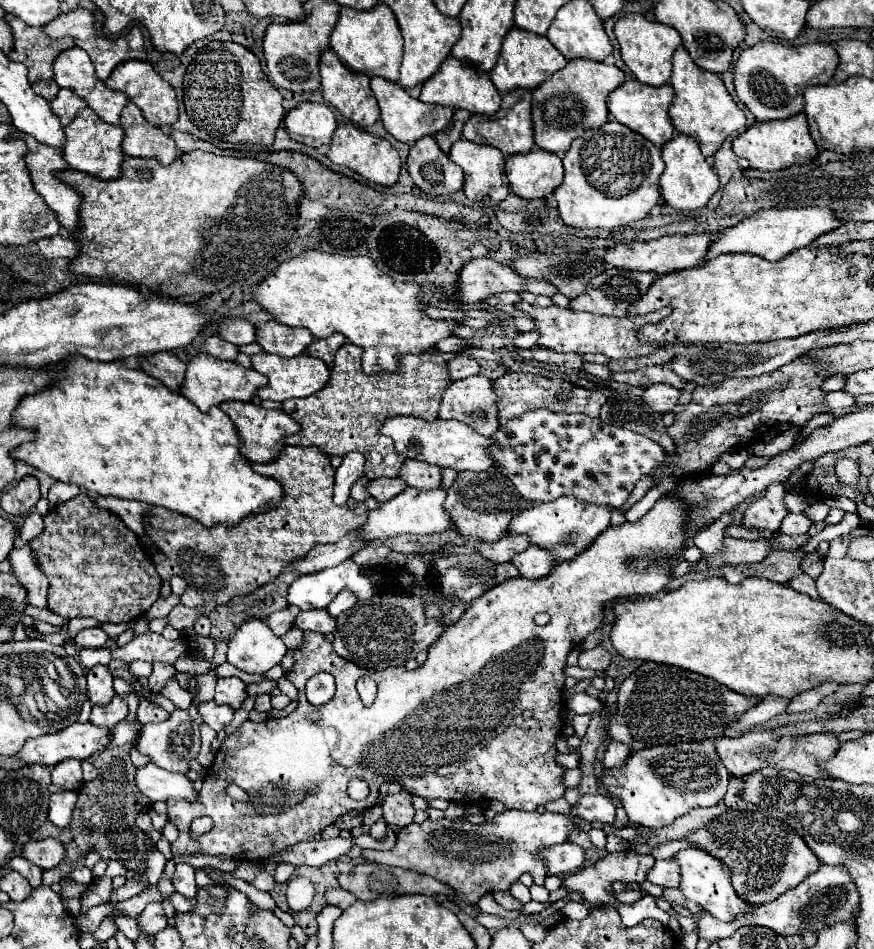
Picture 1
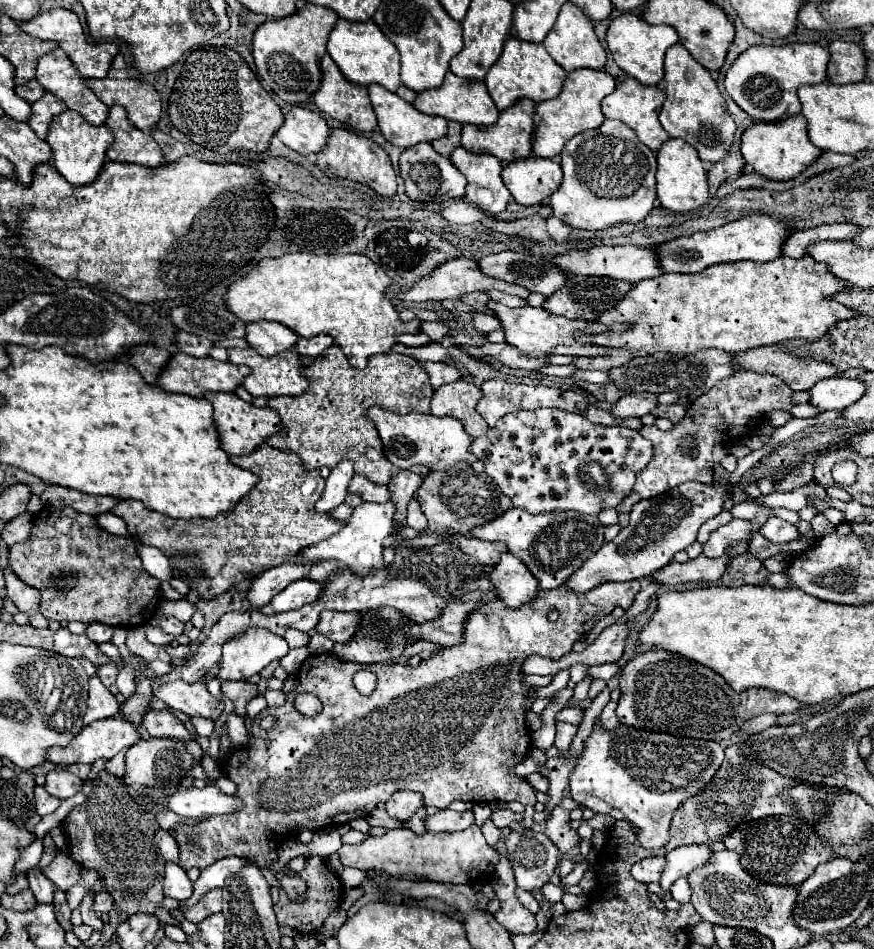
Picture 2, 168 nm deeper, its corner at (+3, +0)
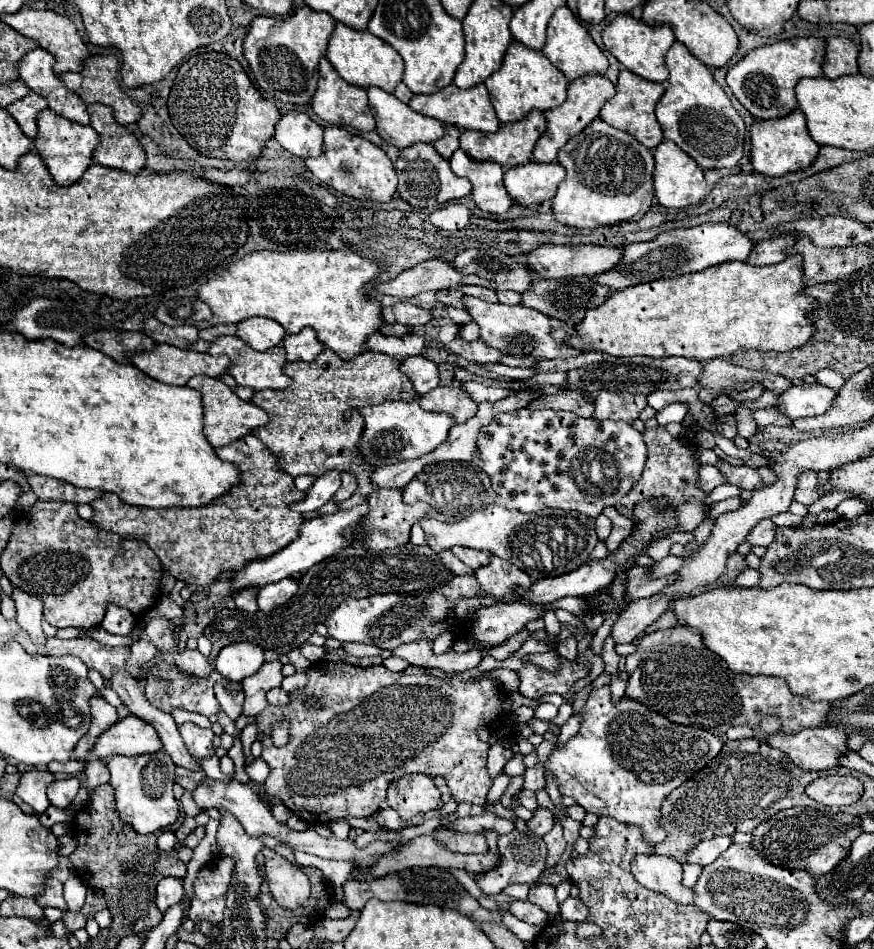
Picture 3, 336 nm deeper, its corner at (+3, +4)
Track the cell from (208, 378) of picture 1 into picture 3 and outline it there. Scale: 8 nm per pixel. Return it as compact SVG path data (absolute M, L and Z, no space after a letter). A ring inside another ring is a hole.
M157 345L153 353L135 353L129 359L137 369L167 385L187 385L195 375L219 377L229 367L229 357L213 357L173 345Z

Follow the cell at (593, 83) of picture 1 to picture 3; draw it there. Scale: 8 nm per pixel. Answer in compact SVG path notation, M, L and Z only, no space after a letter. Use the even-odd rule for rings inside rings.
M585 75L581 79L575 79L569 83L567 89L567 99L563 105L557 109L545 111L547 119L547 131L545 135L537 141L535 151L533 151L533 161L537 163L553 163L557 159L557 151L573 137L579 135L593 119L599 117L601 107L615 95L615 85L605 77L605 75Z

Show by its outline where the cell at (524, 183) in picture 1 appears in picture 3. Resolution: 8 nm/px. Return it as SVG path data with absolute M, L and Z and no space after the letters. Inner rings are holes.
M535 161L511 167L503 177L509 197L523 207L533 207L549 201L557 193L557 187L563 179L565 169L559 163Z

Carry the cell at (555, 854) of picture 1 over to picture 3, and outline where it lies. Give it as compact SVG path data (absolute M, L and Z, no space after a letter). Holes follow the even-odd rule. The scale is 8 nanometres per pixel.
M517 819L517 829L509 835L501 835L498 839L498 849L501 855L497 869L487 871L483 877L475 877L475 883L479 885L481 893L485 895L497 895L511 883L535 883L543 871L545 871L545 843L541 837L527 831L525 821Z

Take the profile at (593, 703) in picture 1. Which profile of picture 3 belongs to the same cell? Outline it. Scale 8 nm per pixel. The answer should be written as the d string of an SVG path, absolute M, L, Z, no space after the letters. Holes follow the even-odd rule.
M541 703L541 705L535 709L535 715L533 715L533 719L551 721L555 715L557 715L557 707L555 707L555 705L551 705L551 703Z

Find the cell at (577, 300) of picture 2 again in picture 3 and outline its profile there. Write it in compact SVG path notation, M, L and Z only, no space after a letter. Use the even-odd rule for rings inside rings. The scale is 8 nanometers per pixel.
M565 277L565 279L533 279L533 285L521 295L521 305L541 311L547 317L559 319L567 325L577 325L587 309L599 307L609 295L607 287L591 283L589 277Z

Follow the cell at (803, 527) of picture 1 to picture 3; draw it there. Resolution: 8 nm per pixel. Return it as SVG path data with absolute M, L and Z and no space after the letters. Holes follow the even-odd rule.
M763 519L761 523L757 523L757 525L749 531L747 543L767 547L769 541L773 541L773 535L775 535L775 525L771 523L771 519Z

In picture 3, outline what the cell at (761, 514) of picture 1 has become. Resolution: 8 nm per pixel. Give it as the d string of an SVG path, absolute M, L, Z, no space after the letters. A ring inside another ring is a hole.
M669 555L669 557L665 557L665 559L661 559L661 561L657 561L655 565L651 565L649 567L649 573L653 573L653 577L665 577L665 575L671 575L671 573L675 573L681 565L683 565L683 557L673 557L673 555Z

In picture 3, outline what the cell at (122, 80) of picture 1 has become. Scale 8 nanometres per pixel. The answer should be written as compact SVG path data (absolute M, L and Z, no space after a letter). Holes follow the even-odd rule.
M93 55L85 59L83 71L79 73L61 73L59 79L65 83L67 89L77 93L85 103L103 103L113 109L113 117L119 125L129 125L135 123L141 117L141 109L131 103L131 99L119 89L117 83L117 57L115 55Z

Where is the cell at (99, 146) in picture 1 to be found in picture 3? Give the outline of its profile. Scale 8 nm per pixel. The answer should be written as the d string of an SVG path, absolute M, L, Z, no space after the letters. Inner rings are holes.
M43 109L41 113L37 113L37 137L33 139L33 143L35 143L39 157L43 159L45 167L47 167L49 175L53 177L53 181L67 187L67 185L79 181L79 177L91 165L91 153L99 143L99 135L97 135L97 131L93 131L93 127L83 127L79 123L73 123L73 121L67 121L59 115L55 115L49 109Z

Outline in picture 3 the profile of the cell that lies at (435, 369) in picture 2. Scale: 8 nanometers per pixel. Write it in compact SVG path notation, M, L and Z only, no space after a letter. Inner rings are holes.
M407 357L401 361L401 373L409 377L417 395L425 395L439 385L437 365L425 357Z

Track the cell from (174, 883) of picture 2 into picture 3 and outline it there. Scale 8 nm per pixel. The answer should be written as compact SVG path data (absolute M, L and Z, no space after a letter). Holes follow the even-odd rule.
M165 877L157 883L155 889L155 901L161 913L165 913L165 909L169 909L169 905L181 901L183 897L183 881L177 877Z

